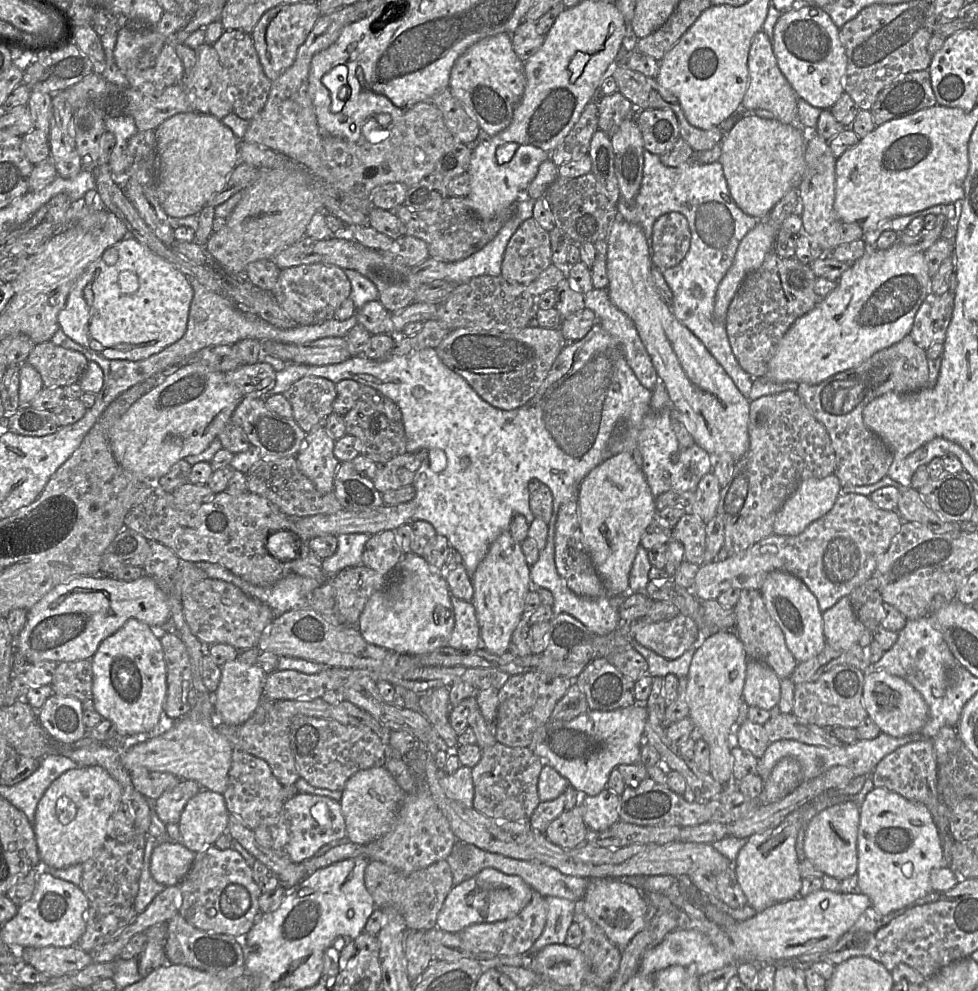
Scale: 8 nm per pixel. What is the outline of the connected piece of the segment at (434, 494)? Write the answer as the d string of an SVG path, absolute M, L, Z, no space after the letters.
M607 288L593 289L584 295L584 299L585 307L595 313L596 323L582 339L567 342L536 394L527 403L513 410L496 408L483 400L463 377L442 363L434 348L425 348L385 361L371 360L361 355L337 364L315 366L286 365L278 358L266 355L260 347L259 362L270 364L276 371L274 387L261 398L266 400L270 395L283 394L297 380L315 376L326 378L335 384L345 379L354 380L361 386L373 387L392 400L402 413L407 452L438 449L446 459L446 466L440 472L430 469L428 457L421 463L413 482L416 510L412 521L426 521L434 527L438 535L446 537L450 546L460 555L470 577L488 553L491 544L509 530L510 522L516 514L522 514L528 525L534 520L528 486L532 479L537 478L551 490L553 509L547 523L546 546L539 552L538 561L530 566L532 586L552 593L554 616L567 613L591 632L608 635L622 626L618 612L625 596L605 593L596 598L582 597L567 587L557 572L554 559L555 529L561 506L571 500L578 500L580 484L589 472L621 452L632 454L636 449L640 451L640 467L655 499L667 491L695 492L700 480L712 472L714 459L698 445L681 447L671 426L669 409L660 412L652 409L652 390L659 381L657 372L635 324L611 302Z

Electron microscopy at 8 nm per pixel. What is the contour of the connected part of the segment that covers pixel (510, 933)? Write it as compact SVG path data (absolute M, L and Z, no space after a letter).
M533 890L529 903L516 915L503 921L473 924L458 934L465 946L472 951L486 952L497 956L513 956L528 953L543 932L546 921L546 898Z

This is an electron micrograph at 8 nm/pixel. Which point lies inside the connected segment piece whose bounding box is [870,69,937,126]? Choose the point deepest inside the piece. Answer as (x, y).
(912, 92)

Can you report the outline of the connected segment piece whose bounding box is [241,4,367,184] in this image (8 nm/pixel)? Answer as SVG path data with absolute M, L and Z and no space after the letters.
M356 4L320 16L306 41L300 46L294 63L272 81L264 108L255 118L249 121L247 131L241 140L280 152L295 163L305 166L322 181L334 184L334 178L326 164L323 132L318 125L308 92L309 70L314 55L332 45L338 39L344 26L364 16L367 15L362 14L360 5Z

